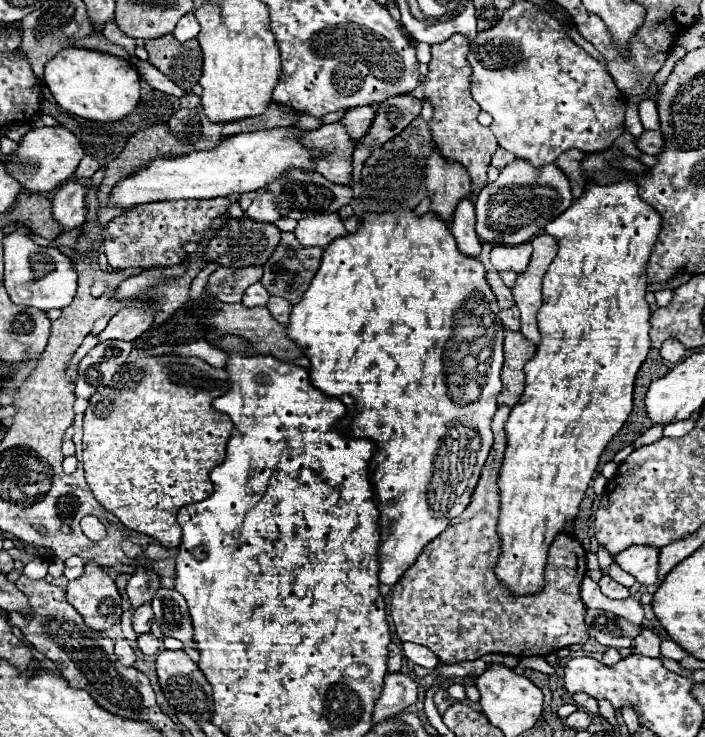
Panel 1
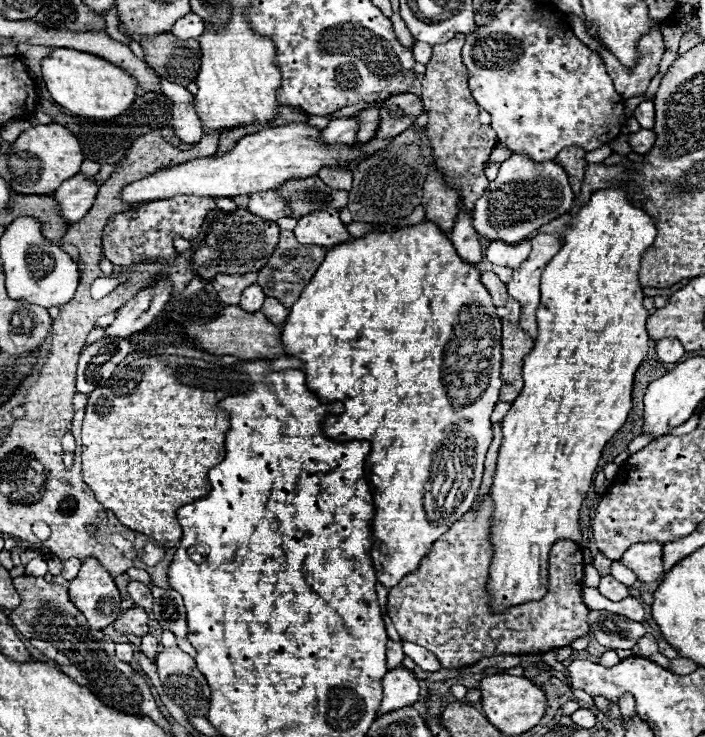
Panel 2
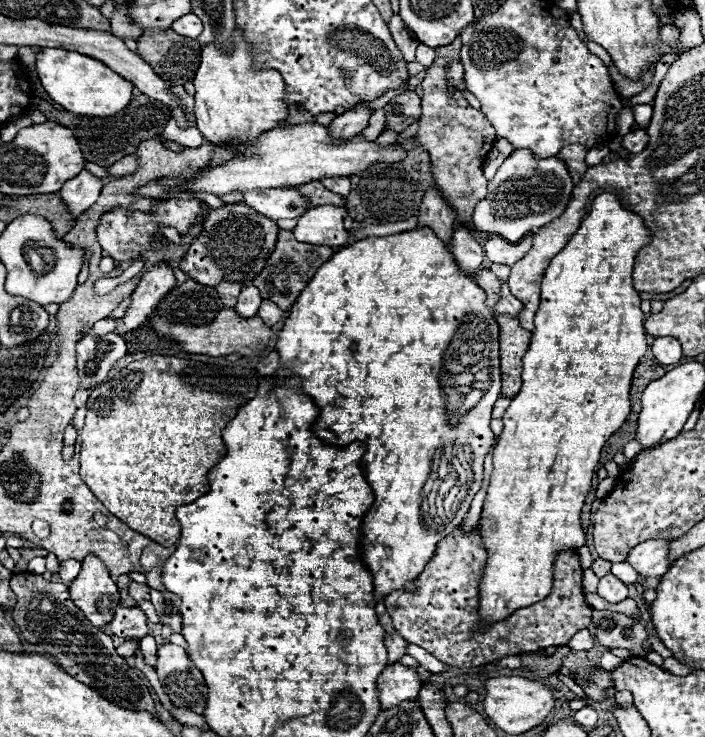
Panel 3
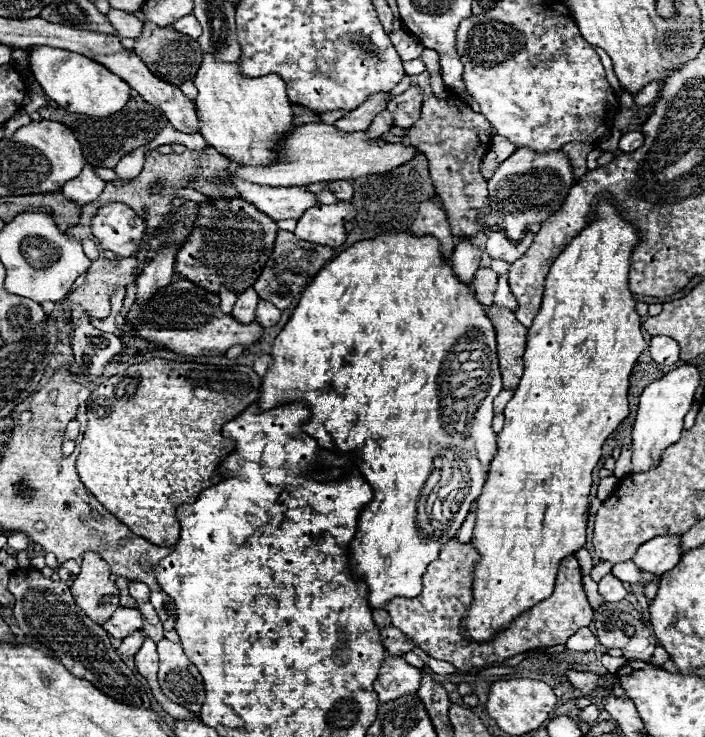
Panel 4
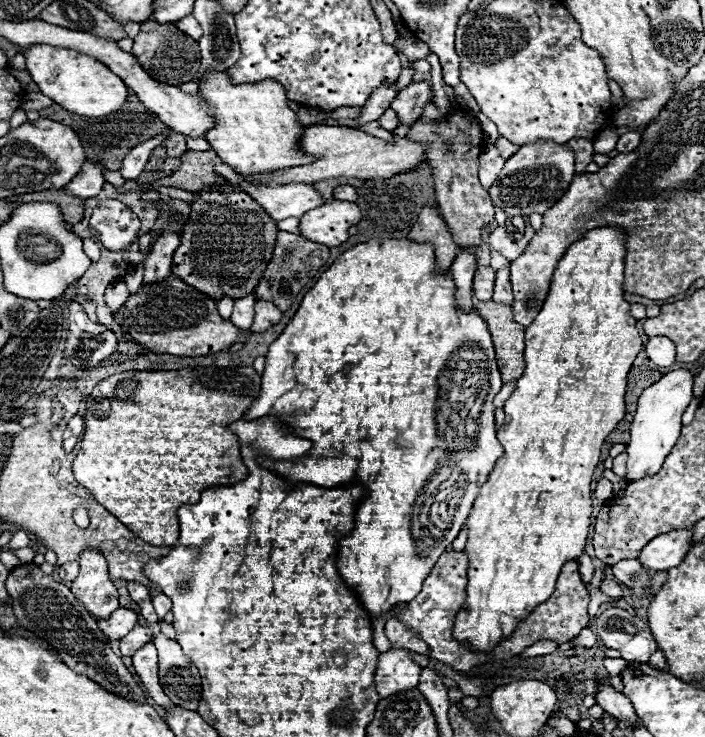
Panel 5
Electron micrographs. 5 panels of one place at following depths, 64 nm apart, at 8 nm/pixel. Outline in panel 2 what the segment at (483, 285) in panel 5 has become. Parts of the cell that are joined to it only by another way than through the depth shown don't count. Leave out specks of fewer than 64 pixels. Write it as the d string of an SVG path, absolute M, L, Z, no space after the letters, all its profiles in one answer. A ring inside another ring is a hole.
M482 272L482 280L484 280L484 286L488 288L488 292L492 294L494 306L506 306L508 304L506 284L502 284L502 280L494 272Z

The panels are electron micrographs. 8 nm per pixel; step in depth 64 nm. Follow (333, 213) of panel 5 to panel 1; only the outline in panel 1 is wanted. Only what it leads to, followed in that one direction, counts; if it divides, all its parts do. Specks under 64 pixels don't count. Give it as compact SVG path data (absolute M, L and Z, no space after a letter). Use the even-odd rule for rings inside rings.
M324 214L316 218L302 218L294 230L296 240L302 246L320 246L326 248L334 238L346 236L346 228L342 226L338 214Z

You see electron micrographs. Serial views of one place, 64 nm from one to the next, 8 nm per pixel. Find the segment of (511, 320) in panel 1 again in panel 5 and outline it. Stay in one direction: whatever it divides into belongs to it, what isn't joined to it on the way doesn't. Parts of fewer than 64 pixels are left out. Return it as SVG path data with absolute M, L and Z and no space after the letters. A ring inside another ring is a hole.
M502 268L496 272L496 288L494 288L494 302L498 304L506 304L512 306L514 304L514 296L512 296L512 288L510 288L510 270Z

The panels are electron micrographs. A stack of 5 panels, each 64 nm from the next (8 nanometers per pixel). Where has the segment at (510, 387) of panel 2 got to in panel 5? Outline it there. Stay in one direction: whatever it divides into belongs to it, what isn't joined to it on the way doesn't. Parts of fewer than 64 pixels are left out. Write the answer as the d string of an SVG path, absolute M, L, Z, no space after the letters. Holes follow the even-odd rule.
M474 302L492 332L502 382L516 382L524 372L524 326L512 318L512 308L496 302Z

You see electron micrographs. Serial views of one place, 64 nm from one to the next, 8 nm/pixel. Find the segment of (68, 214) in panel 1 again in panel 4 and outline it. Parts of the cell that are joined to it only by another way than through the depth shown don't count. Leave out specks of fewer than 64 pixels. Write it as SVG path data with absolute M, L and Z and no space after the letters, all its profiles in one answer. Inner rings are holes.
M84 166L84 170L80 172L80 176L76 176L76 178L70 180L70 182L66 182L60 192L62 192L68 200L76 202L78 208L82 208L82 206L94 202L94 200L102 194L104 184L106 184L106 182L104 182L102 178L98 178L90 166Z

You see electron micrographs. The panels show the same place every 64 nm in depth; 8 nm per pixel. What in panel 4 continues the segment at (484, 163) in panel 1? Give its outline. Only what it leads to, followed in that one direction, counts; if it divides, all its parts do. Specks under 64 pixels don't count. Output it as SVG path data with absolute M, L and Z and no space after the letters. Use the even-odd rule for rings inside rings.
M456 94L448 98L430 96L422 104L420 120L408 130L408 142L428 156L436 194L452 222L452 234L472 238L482 226L476 222L478 210L488 202L486 180L480 174L480 162L492 144L490 122L464 104Z

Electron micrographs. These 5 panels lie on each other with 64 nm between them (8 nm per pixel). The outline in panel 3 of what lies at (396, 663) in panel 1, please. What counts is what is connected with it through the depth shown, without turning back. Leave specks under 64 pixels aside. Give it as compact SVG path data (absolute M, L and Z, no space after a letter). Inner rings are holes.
M396 632L394 634L386 634L384 644L388 648L388 664L398 662L406 654L408 642L404 642L404 638L400 638L400 634L396 634Z

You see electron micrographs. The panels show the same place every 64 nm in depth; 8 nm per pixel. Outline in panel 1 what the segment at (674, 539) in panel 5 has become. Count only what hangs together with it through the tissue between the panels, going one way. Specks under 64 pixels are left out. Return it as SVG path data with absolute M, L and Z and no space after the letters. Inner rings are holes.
M628 546L626 550L622 550L620 554L614 556L614 562L622 568L628 570L628 574L632 574L636 578L636 582L648 586L654 584L658 574L656 574L656 566L658 566L658 550L656 546Z

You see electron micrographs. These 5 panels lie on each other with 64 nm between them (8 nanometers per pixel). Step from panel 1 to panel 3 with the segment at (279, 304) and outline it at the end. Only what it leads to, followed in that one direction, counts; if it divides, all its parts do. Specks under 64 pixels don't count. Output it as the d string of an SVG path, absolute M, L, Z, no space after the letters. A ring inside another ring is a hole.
M262 300L258 314L260 314L260 318L264 318L264 322L268 322L268 326L274 326L276 322L282 320L284 312L272 300Z

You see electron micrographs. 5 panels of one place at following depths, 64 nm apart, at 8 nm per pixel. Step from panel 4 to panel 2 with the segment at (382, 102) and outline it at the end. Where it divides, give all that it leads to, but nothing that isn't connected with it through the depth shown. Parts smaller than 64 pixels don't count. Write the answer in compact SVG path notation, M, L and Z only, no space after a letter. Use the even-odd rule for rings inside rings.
M352 116L330 120L320 132L320 140L328 146L354 146L356 144L356 120Z

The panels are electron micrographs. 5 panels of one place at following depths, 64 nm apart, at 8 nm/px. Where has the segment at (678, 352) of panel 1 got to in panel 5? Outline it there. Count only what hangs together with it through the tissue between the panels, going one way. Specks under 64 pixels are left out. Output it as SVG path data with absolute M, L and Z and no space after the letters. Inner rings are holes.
M654 336L646 344L646 354L656 366L672 366L676 362L676 346L666 336Z

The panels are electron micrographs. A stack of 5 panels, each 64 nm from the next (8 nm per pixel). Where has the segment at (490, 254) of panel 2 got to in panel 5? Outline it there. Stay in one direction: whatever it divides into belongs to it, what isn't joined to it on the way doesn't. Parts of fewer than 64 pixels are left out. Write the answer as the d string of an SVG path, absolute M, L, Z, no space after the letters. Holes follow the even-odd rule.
M526 224L524 234L518 234L518 236L512 236L510 232L506 232L506 228L498 226L498 228L490 234L488 244L490 244L492 250L500 252L504 258L508 258L508 260L512 262L512 260L516 260L516 258L526 250L526 246L530 244L532 236L534 236L534 230L532 230L530 224Z

